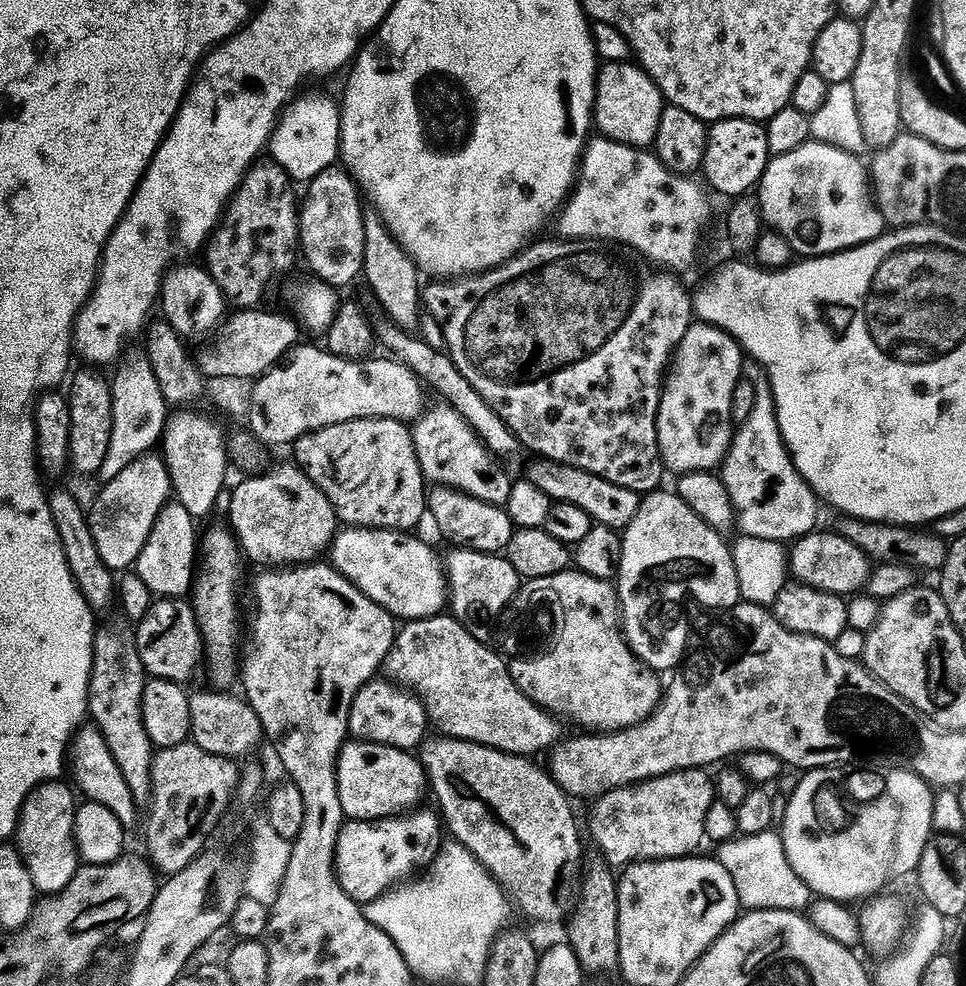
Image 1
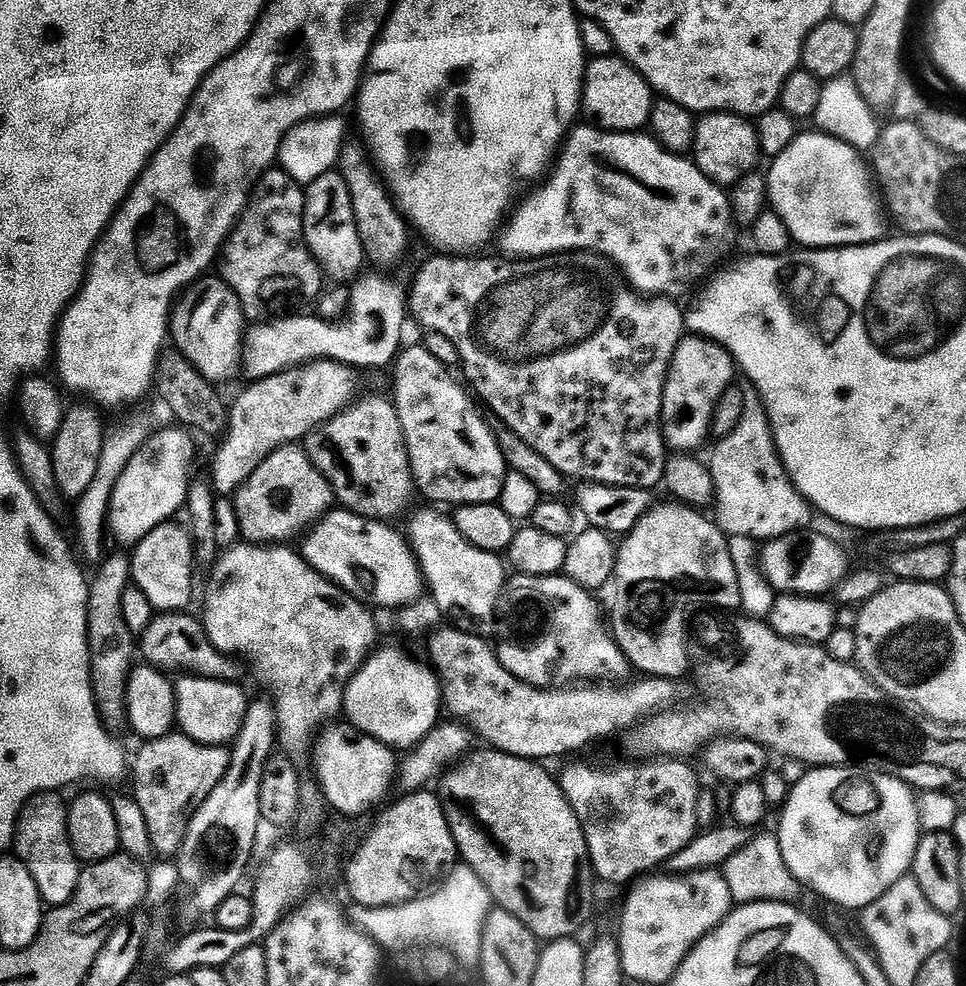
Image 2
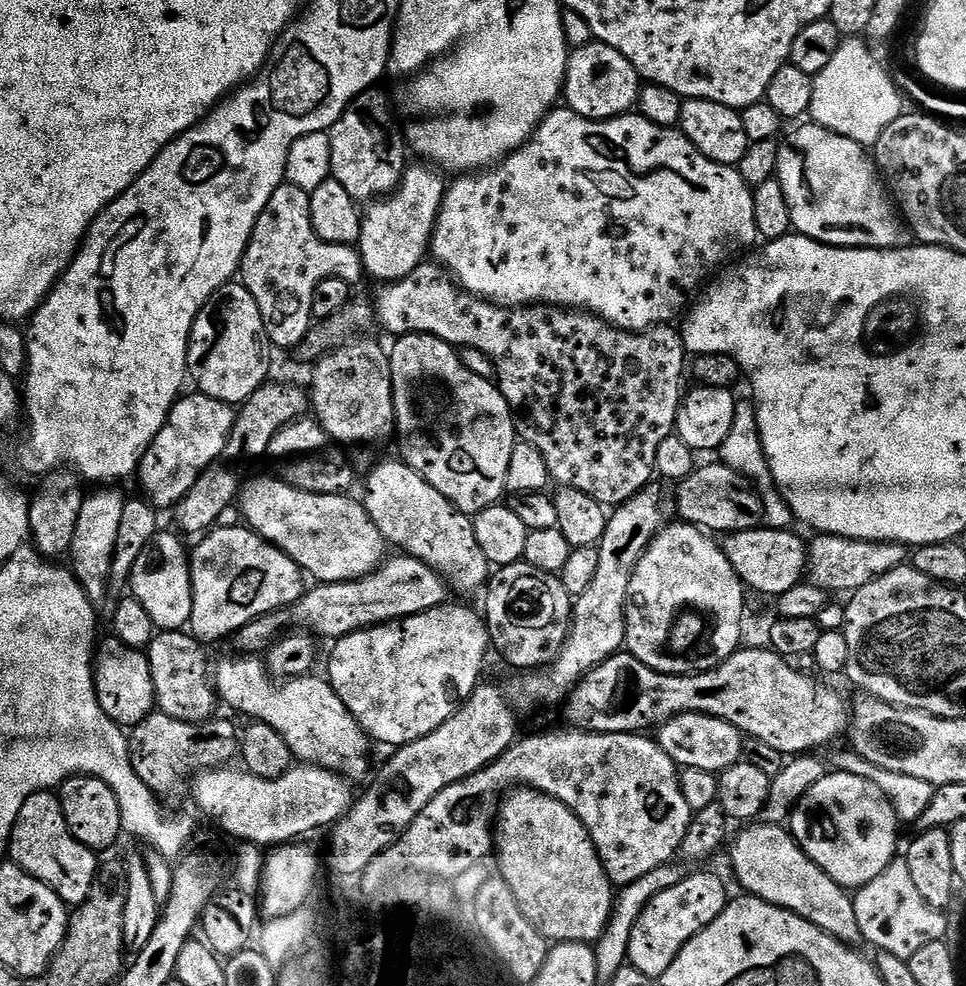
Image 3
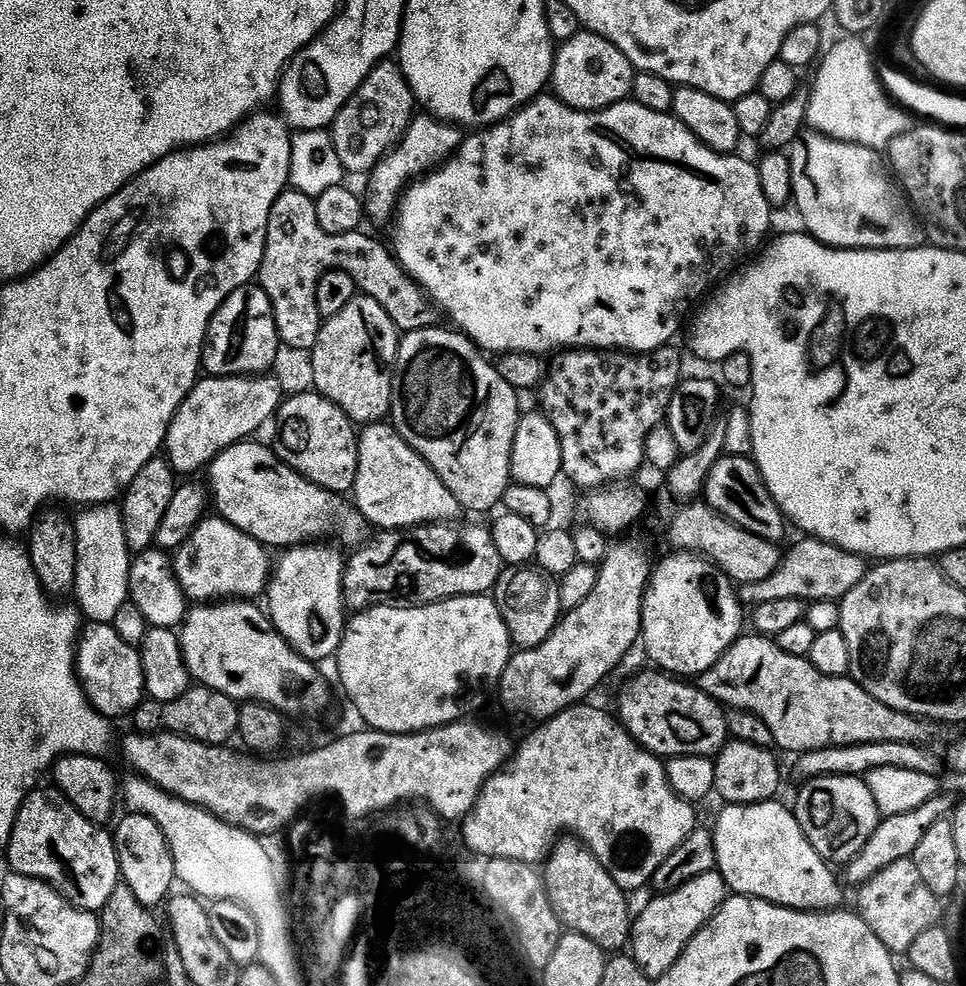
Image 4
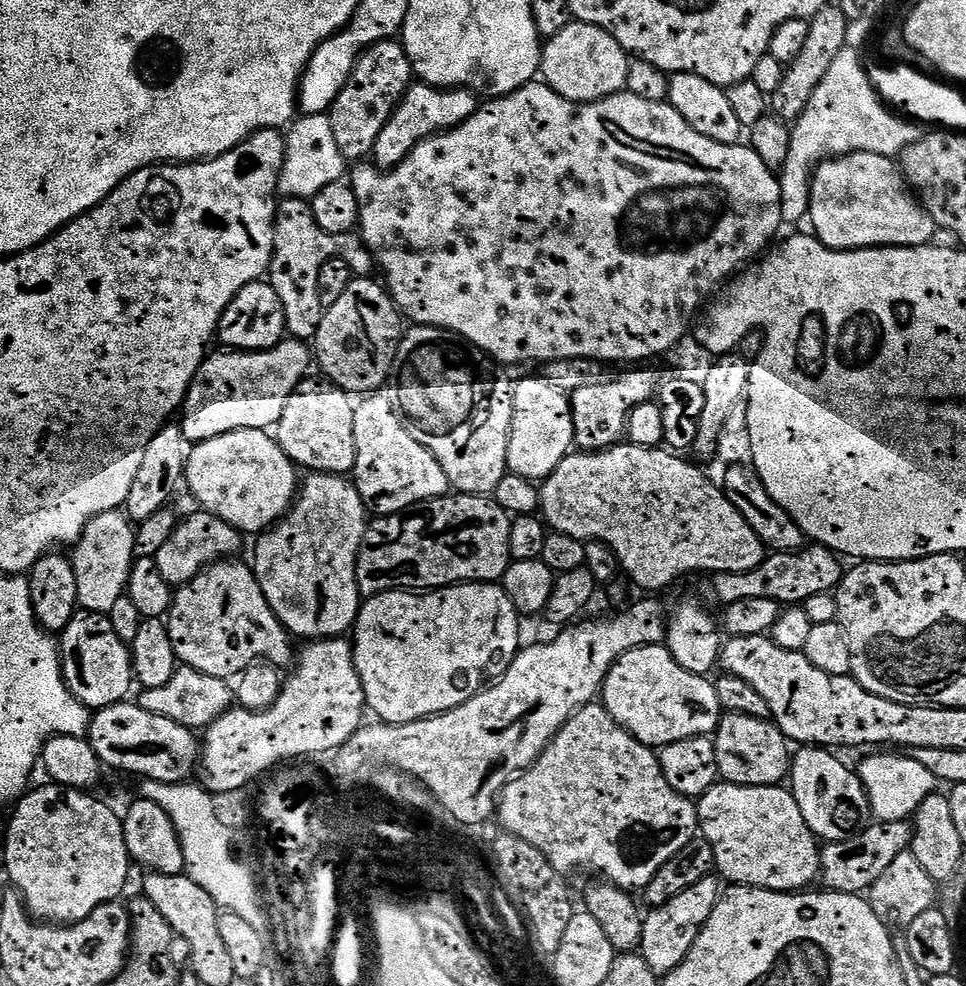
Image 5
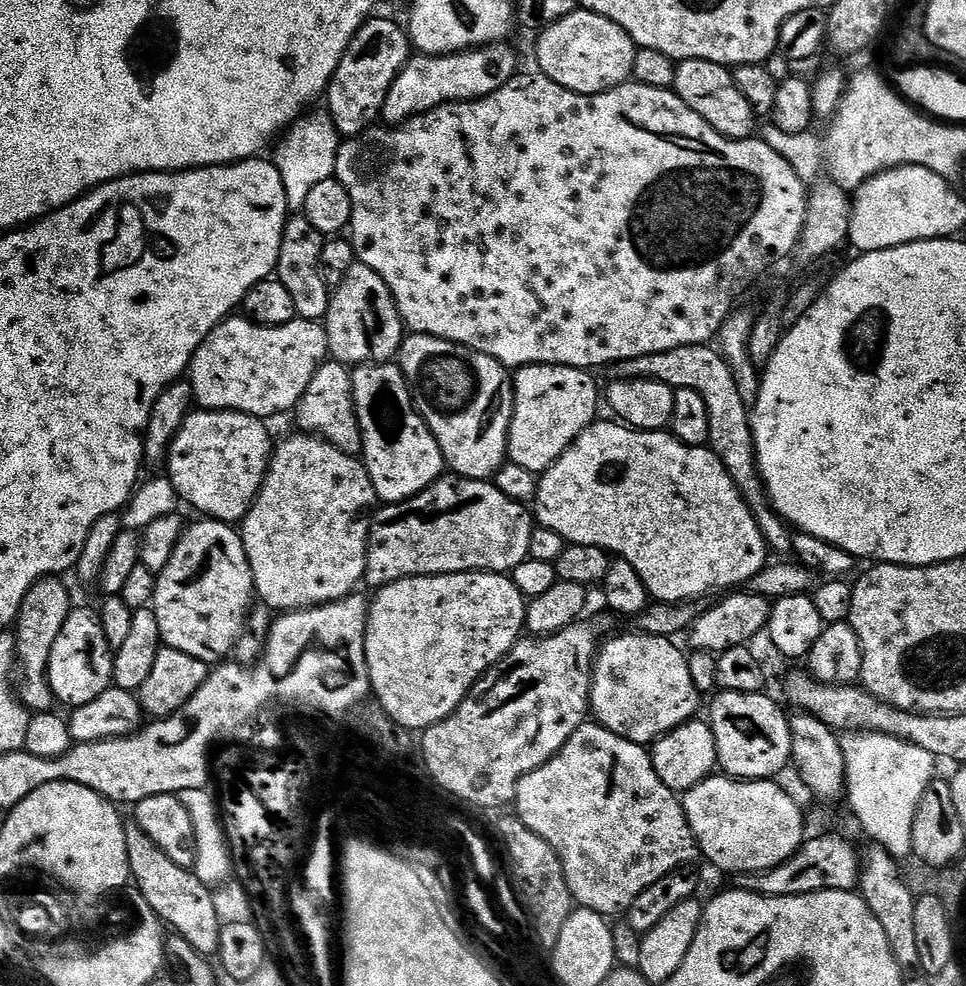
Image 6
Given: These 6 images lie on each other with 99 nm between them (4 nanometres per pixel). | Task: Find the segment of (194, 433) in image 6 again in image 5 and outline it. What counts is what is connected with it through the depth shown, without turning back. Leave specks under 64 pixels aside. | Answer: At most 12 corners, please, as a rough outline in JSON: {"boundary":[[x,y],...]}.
{"boundary":[[264,430],[187,454],[187,490],[243,534],[294,504],[294,465]]}

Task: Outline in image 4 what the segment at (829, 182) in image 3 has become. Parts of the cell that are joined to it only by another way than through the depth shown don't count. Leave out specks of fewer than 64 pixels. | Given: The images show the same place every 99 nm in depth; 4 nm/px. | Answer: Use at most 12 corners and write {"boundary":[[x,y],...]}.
{"boundary":[[791,144],[803,227],[837,250],[925,247],[881,153]]}

